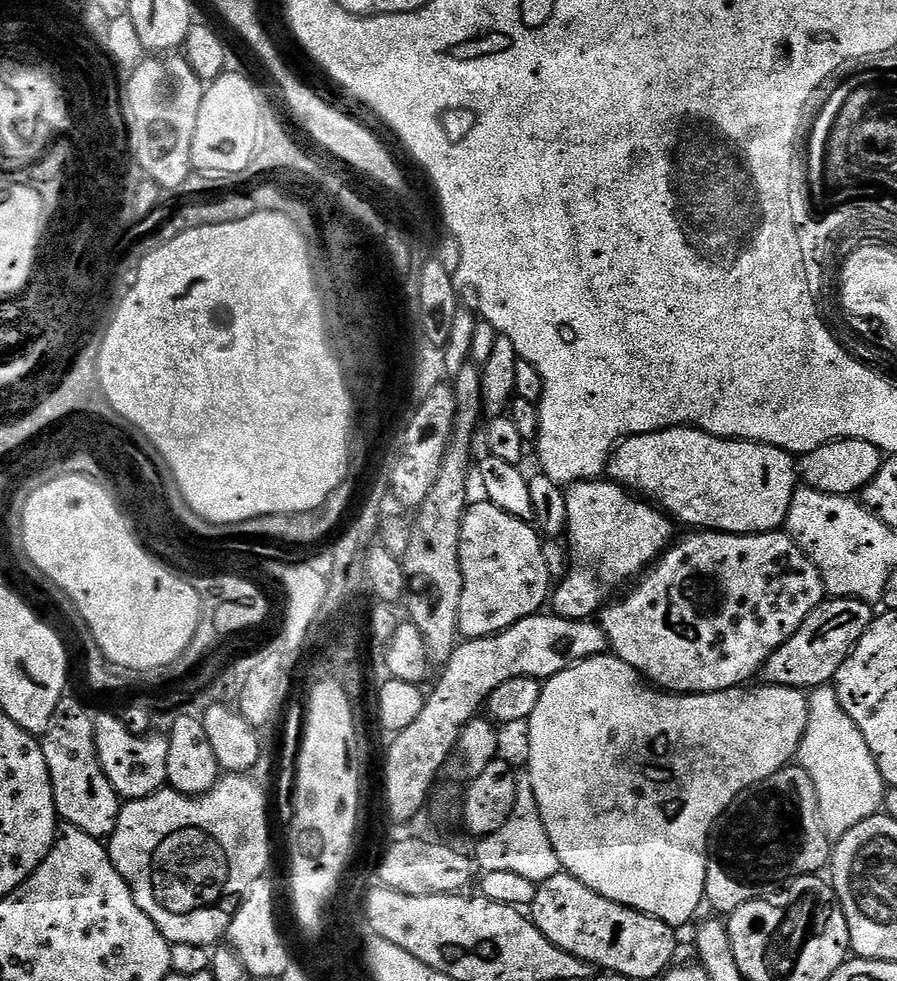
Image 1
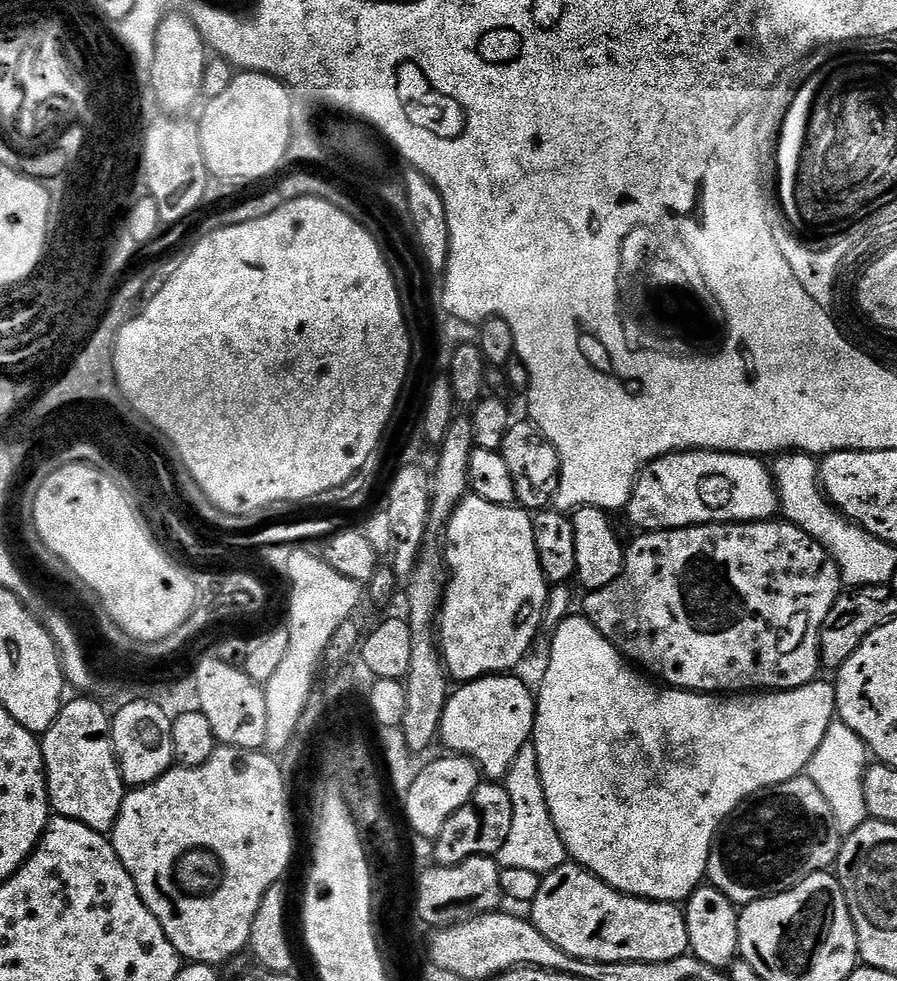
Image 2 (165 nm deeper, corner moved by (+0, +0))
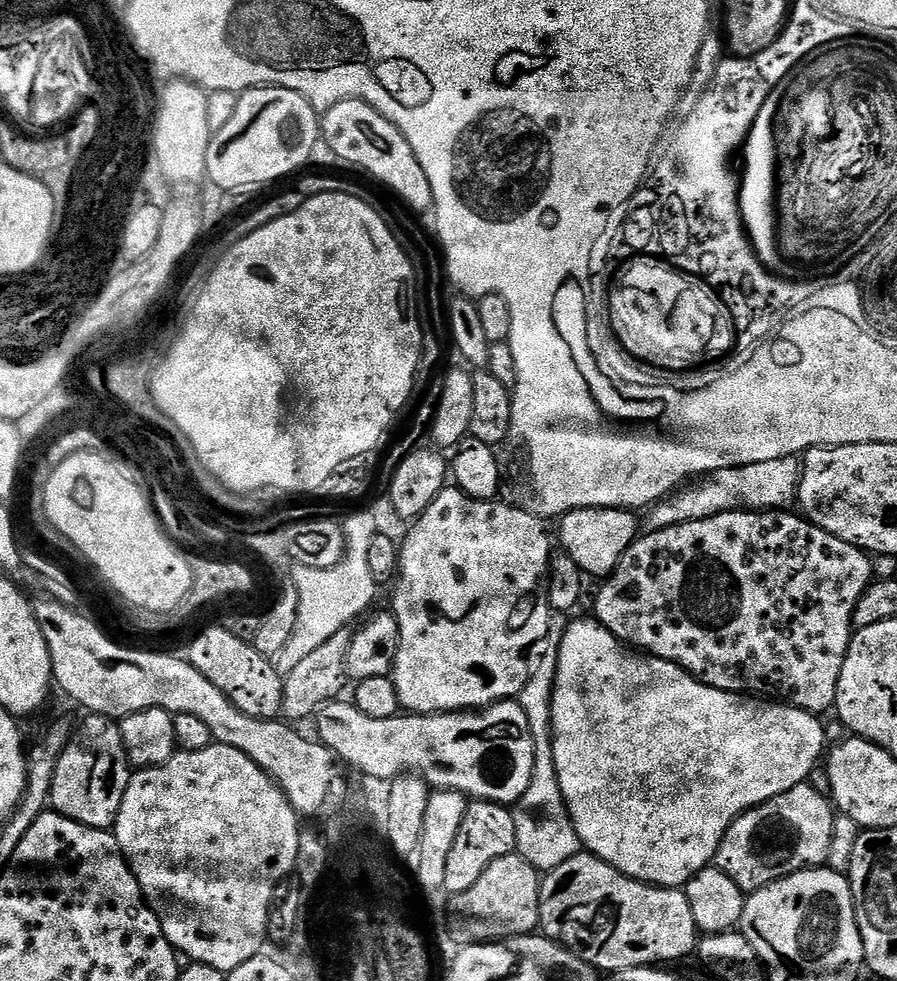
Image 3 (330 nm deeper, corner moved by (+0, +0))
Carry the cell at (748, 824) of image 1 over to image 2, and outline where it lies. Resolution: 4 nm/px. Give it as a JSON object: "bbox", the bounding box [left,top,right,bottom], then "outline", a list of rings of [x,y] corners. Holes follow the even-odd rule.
{"bbox":[706,774,841,904],"outline":[[[801,774],[755,792],[721,822],[710,846],[706,880],[732,904],[752,904],[790,890],[810,874],[829,871],[841,843],[830,802],[807,774]]]}

